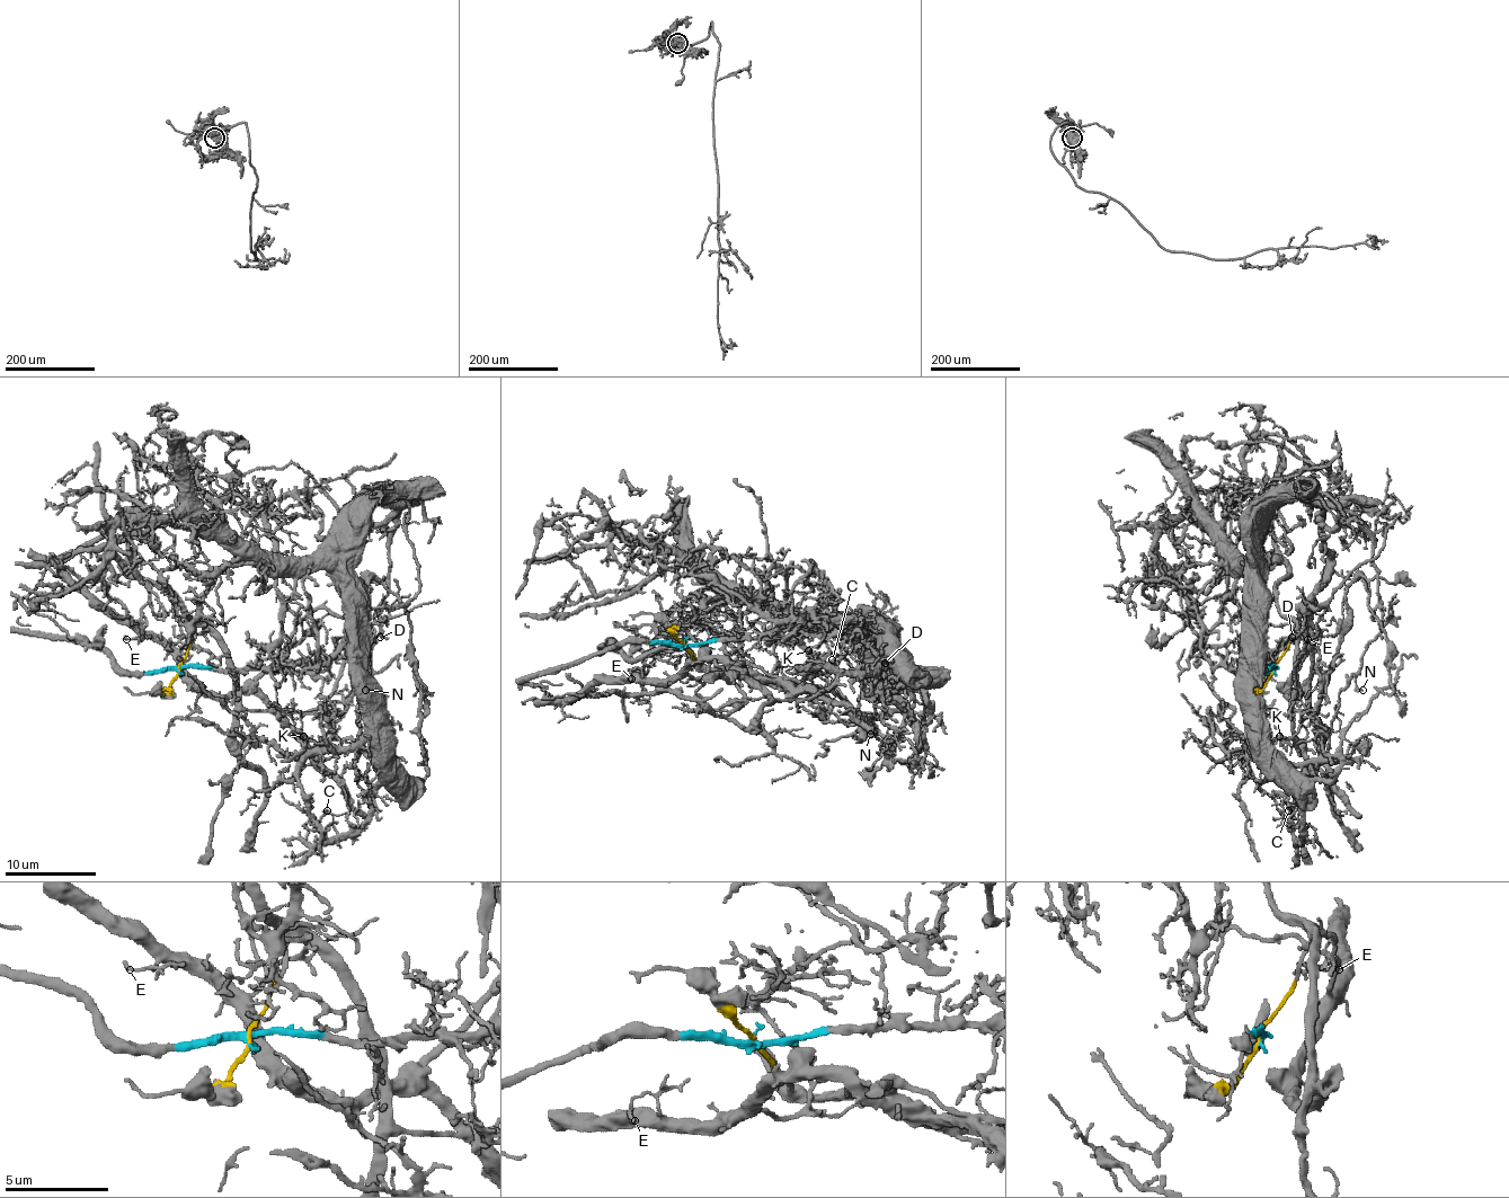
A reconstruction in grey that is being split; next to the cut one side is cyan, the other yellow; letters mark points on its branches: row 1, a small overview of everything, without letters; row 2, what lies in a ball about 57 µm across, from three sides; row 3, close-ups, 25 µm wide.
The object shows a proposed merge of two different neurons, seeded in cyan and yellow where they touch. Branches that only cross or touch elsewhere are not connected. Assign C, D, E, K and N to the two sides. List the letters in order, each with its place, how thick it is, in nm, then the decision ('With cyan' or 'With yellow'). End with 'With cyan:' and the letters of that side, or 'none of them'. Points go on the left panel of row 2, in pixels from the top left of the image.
C: Place: (327, 810). Thickness 80 nm. With cyan
D: Place: (380, 637). Thickness 140 nm. With yellow
E: Place: (126, 639). Thickness 130 nm. With yellow
K: Place: (303, 736). Thickness 100 nm. With cyan
N: Place: (365, 690). Thickness 130 nm. With yellow
With cyan: C, K

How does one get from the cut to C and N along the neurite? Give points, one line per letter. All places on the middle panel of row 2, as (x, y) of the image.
C: (684, 646), (786, 637), (822, 619), (850, 617), (884, 641), (884, 657), (872, 673), (839, 673), (832, 659)
N: (684, 644), (707, 666), (756, 671), (795, 686), (813, 686), (852, 709), (872, 727), (870, 734)

